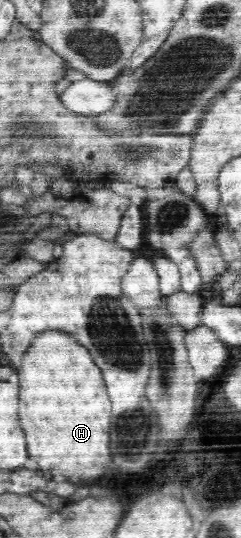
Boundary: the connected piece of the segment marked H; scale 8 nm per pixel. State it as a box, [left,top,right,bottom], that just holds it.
[19,332,111,482]

